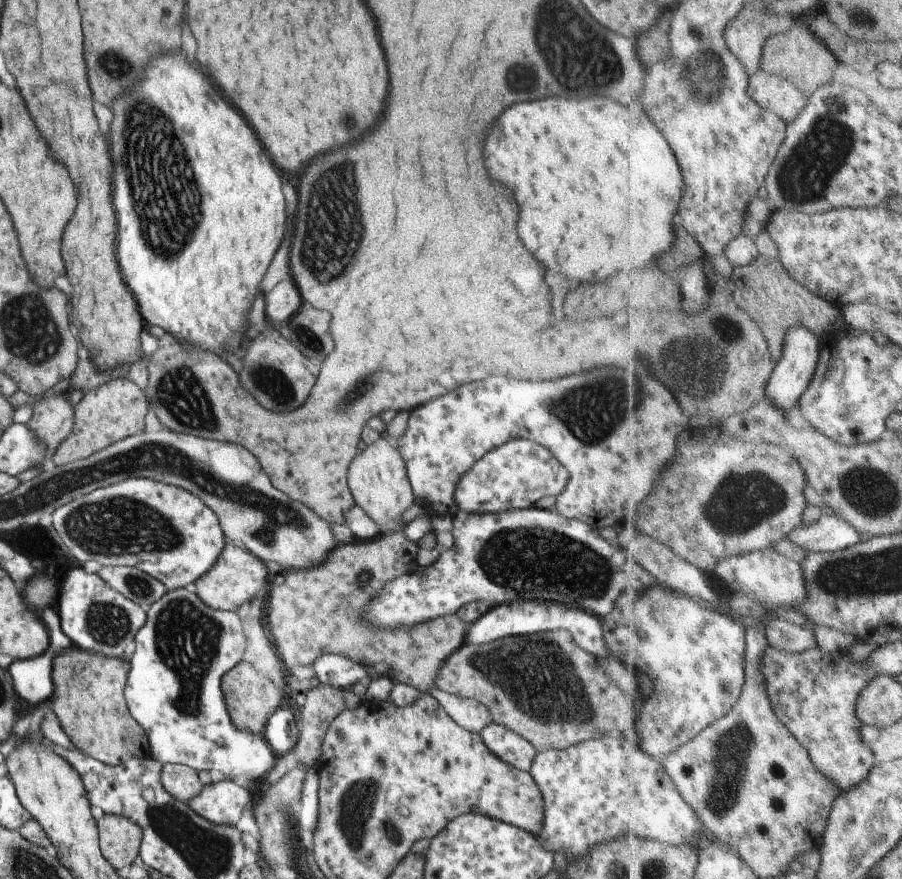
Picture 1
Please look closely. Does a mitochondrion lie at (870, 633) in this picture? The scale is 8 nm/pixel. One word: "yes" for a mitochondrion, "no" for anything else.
no

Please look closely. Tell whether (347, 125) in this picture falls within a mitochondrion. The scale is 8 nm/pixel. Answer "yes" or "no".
yes

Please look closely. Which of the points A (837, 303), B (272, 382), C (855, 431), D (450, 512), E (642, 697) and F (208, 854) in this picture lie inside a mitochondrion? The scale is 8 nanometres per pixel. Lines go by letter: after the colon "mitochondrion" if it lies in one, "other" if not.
A: other
B: mitochondrion
C: mitochondrion
D: other
E: other
F: mitochondrion

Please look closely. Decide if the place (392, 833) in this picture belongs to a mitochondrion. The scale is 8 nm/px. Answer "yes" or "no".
yes

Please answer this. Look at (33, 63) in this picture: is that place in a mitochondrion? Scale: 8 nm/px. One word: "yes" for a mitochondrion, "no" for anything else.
no

